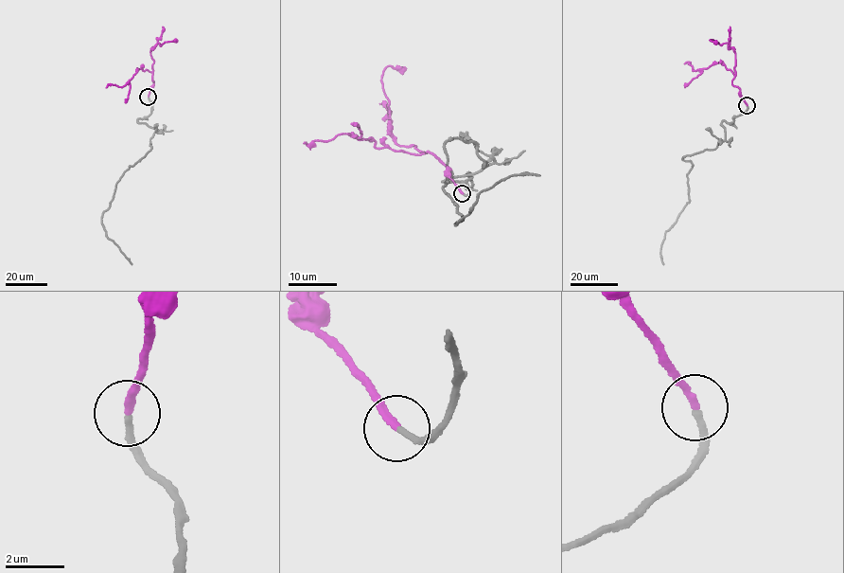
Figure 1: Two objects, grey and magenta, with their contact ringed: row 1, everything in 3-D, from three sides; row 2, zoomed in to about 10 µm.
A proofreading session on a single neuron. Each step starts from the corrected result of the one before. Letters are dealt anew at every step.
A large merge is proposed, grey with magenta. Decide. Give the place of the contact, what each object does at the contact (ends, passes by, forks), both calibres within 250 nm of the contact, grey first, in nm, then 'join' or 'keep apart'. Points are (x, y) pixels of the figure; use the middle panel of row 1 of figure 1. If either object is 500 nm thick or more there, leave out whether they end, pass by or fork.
(462, 193) | grey ends | magenta ends | 220/280 nm | join

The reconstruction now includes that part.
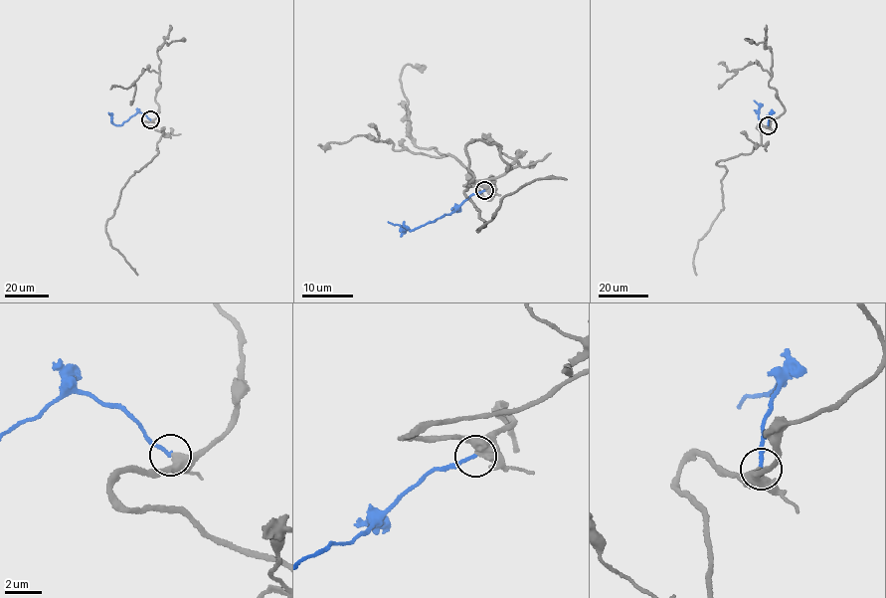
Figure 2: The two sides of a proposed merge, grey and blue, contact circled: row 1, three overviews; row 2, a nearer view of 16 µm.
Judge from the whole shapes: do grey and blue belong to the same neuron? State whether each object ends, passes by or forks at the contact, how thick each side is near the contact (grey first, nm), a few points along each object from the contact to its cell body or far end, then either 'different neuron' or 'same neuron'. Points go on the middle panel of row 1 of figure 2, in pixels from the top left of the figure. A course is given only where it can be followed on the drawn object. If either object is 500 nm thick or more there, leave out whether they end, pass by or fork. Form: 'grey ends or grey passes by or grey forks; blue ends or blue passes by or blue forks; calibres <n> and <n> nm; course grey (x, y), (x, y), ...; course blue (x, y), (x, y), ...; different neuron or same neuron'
grey passes by; blue ends; calibres 460 and 200 nm; course grey (483, 190), (466, 185), (518, 164), (473, 140), (478, 230), (500, 199), (567, 179); course blue (483, 190), (458, 207), (410, 230), (388, 221); same neuron

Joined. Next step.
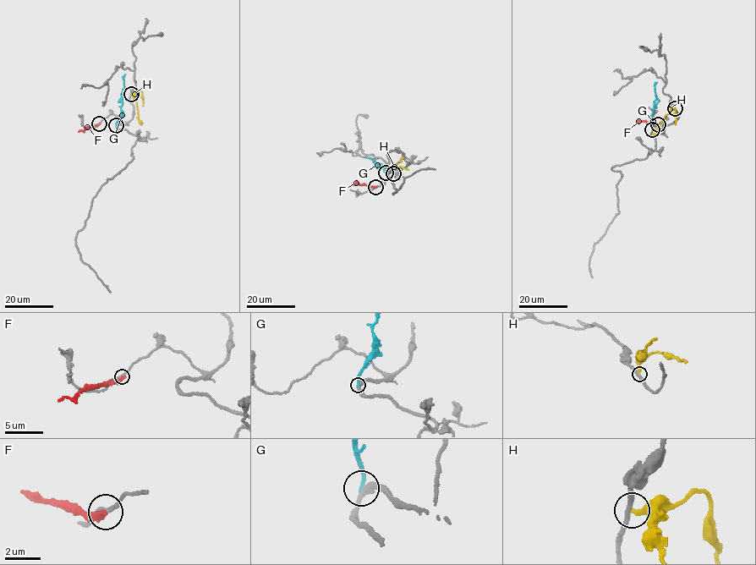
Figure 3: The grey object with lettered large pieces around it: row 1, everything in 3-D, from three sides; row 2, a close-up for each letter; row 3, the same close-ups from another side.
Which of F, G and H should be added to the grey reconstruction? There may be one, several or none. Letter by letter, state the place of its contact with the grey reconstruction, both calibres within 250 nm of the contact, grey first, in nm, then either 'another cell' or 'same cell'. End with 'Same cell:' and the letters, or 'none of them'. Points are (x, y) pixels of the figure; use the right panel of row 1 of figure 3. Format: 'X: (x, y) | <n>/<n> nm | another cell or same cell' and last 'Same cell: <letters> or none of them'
F: (658, 124) | 170/400 nm | another cell
G: (652, 129) | 260/240 nm | another cell
H: (675, 108) | 240/240 nm | another cell
Same cell: none of them

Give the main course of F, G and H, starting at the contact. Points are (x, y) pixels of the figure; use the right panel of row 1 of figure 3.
F: (657, 124), (638, 120)
G: (652, 129), (651, 117), (656, 99), (654, 84), (657, 82)
H: (675, 108), (665, 117), (654, 136)

